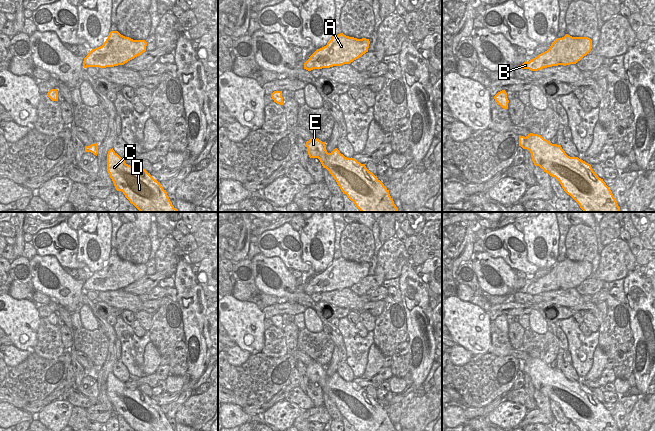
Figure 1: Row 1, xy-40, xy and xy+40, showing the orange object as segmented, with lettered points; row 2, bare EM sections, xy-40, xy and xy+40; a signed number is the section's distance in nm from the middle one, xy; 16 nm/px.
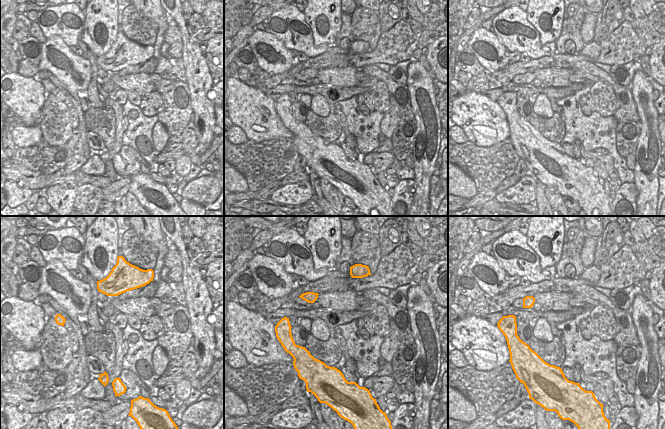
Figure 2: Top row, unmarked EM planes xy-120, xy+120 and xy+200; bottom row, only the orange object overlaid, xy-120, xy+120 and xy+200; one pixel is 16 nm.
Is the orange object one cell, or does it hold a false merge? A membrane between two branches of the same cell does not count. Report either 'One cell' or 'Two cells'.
One cell

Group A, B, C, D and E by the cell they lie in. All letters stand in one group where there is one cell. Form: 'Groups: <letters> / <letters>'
Groups: A B C D E

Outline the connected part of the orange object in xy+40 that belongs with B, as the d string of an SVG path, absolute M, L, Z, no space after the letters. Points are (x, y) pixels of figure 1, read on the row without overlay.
M566 258L562 262L557 262L550 272L525 286L518 292L538 295L543 292L576 288L592 273L592 264L588 261L572 261Z

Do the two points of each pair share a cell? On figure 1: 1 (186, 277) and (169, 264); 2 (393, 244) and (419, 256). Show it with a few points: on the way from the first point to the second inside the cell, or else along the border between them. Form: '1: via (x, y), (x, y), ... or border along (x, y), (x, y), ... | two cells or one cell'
1: border along (186, 256), (178, 262), (176, 271), (172, 276) | two cells
2: border along (410, 256), (412, 262) | two cells

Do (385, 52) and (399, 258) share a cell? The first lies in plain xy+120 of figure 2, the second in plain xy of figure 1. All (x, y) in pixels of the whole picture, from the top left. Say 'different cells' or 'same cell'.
same cell

